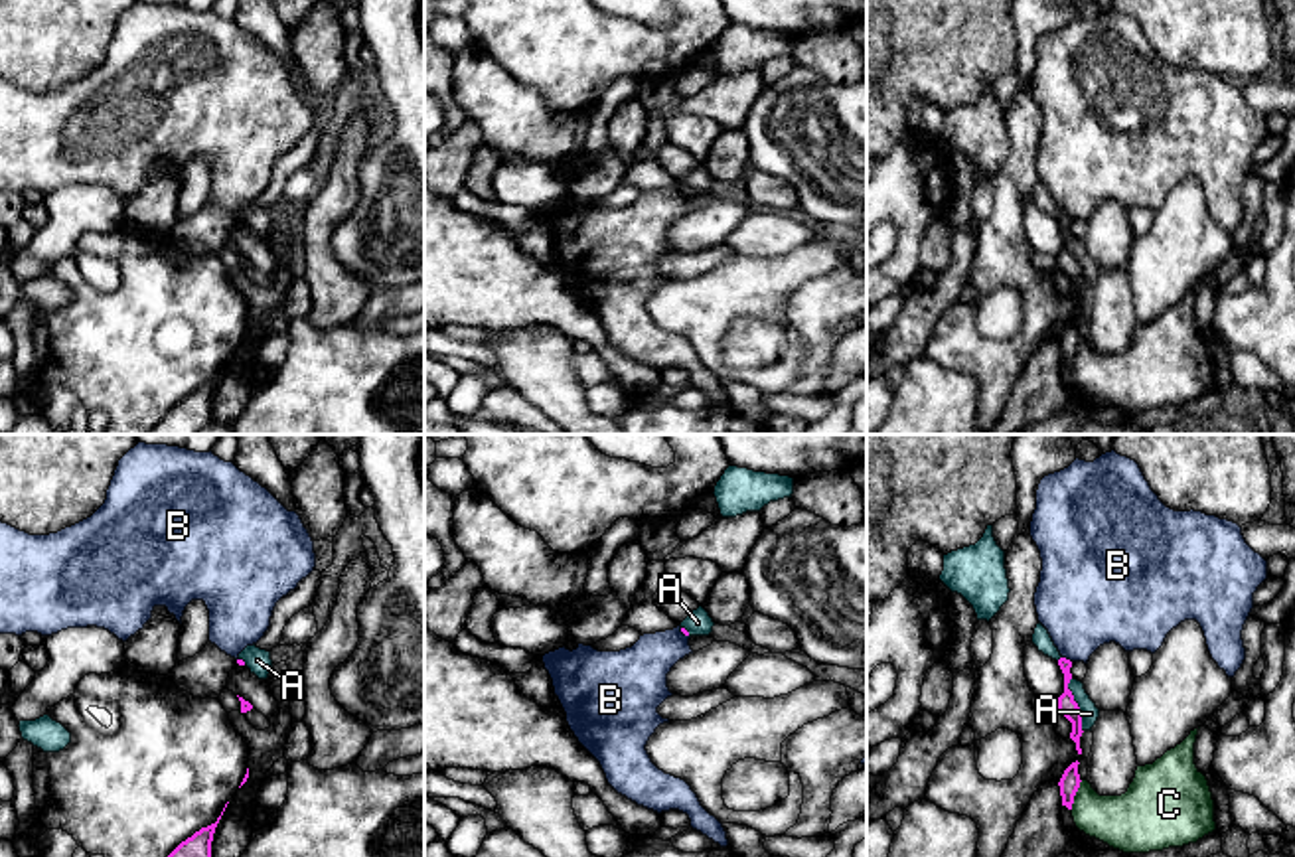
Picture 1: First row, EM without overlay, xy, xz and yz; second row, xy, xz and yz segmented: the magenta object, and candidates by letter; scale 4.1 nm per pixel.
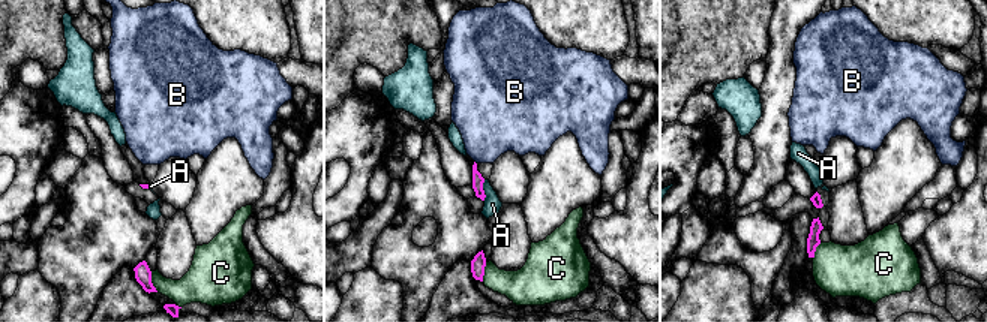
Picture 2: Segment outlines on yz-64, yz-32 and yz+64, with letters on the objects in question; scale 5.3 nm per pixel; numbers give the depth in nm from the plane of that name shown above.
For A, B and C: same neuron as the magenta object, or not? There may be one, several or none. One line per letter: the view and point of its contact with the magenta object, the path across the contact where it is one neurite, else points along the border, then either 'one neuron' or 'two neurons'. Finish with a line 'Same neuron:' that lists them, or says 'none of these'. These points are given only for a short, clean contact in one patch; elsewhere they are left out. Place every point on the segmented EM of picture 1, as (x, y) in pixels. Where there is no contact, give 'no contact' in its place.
A: yz (1076, 705) | along yz (1070, 678), (1068, 690), (1080, 711), (1082, 731) | two neurons
B: yz (1065, 658) | along yz (1063, 656), (1070, 662) | two neurons
C: yz (1074, 794) | two neurons
Same neuron: none of these

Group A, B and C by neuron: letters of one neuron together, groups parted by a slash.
A / B / C

